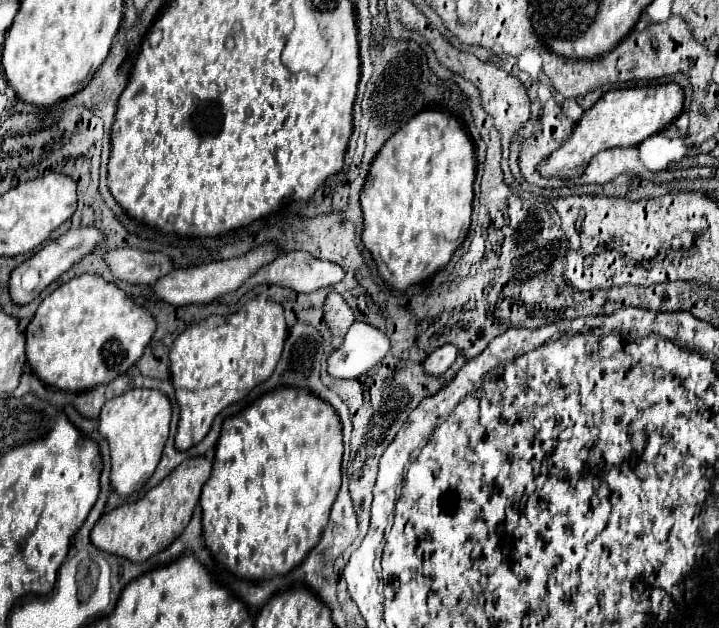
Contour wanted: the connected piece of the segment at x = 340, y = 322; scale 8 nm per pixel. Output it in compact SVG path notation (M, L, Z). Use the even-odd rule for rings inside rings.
M330 293L326 299L326 305L324 305L324 317L326 317L328 327L332 331L332 345L340 345L344 341L348 327L356 321L354 311L342 299L342 295Z

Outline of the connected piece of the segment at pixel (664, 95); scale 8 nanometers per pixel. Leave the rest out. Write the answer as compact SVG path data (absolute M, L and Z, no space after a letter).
M676 83L608 91L592 105L592 109L588 109L582 115L582 119L576 123L572 131L572 137L540 165L540 173L544 177L560 177L560 179L578 177L584 173L590 159L600 151L612 147L640 145L650 135L666 129L666 125L670 125L682 113L682 109L684 109L684 93L682 87Z

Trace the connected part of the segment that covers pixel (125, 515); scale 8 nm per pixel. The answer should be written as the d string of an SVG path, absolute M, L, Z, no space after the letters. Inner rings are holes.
M206 457L186 459L142 499L104 513L90 533L92 545L134 563L142 563L148 557L164 551L188 525L210 471L212 461Z

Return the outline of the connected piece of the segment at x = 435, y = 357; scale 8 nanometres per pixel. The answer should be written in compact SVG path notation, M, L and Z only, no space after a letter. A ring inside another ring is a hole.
M442 345L442 347L438 347L436 351L432 351L428 355L428 359L424 361L424 369L426 369L428 375L436 375L438 377L438 375L442 375L442 373L446 373L450 369L450 365L454 363L456 357L458 357L456 347Z

